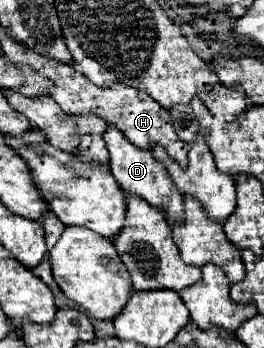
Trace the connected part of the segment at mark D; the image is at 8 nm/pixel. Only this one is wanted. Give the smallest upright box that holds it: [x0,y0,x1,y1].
[103,123,183,221]

